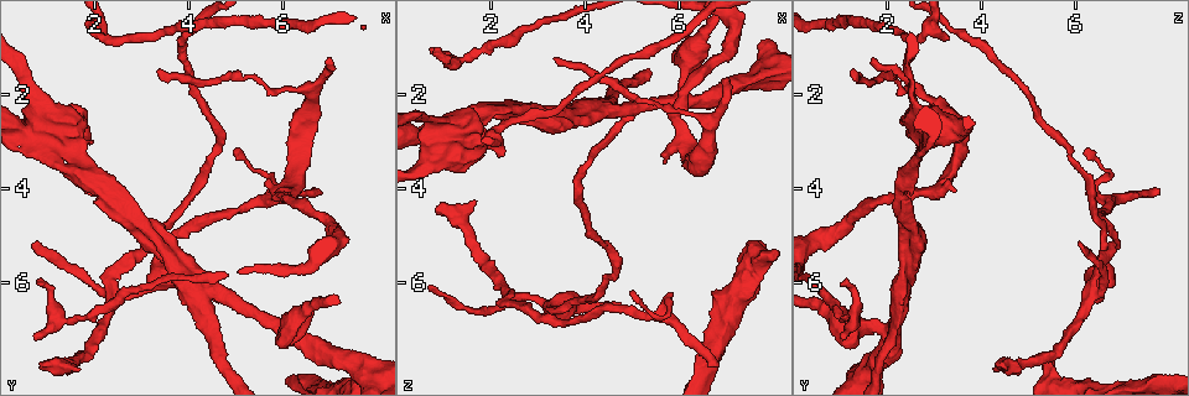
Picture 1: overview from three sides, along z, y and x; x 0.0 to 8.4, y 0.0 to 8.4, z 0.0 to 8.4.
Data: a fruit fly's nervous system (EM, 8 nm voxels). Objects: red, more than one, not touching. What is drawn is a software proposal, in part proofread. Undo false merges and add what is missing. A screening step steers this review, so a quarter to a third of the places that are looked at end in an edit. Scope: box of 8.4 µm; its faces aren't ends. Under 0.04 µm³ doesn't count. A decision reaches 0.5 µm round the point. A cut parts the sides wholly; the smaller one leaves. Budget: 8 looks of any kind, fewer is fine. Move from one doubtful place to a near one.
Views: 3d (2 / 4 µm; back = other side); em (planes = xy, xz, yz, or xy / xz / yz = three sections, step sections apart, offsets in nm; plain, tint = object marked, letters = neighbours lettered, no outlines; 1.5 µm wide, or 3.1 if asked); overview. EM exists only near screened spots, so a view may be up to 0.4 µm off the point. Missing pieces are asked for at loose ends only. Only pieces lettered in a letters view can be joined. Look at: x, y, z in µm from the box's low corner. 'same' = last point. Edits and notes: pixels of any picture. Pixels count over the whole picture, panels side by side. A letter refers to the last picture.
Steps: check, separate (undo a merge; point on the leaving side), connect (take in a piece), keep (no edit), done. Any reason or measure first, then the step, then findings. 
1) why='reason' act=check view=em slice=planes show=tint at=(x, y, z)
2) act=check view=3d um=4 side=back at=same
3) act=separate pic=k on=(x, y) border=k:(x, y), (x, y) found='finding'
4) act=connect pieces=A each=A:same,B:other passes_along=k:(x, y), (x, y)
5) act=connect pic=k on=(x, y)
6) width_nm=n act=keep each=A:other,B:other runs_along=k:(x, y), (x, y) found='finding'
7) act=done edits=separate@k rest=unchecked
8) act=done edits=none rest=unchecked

why='branch stops here' act=check view=em slice=xy step=4 show=tint at=(6.85, 4.10, 7.75)

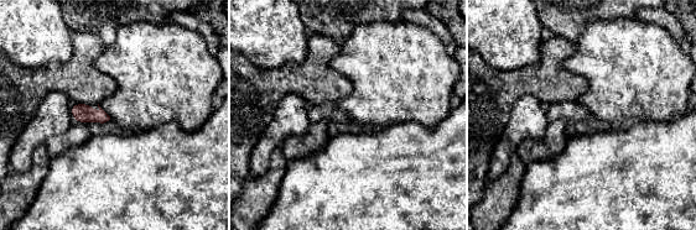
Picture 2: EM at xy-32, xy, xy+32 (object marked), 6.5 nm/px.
why='cut it another way' act=check view=em slice=planes show=letters at=same

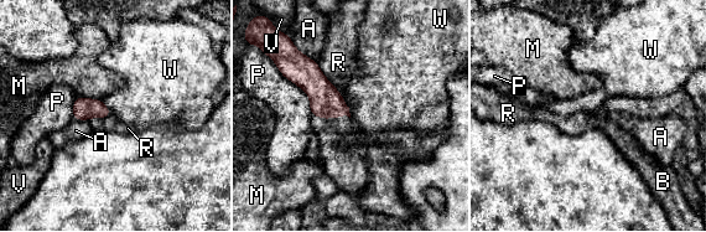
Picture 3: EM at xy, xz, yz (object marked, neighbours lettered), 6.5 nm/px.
act=keep each=A:other,B:other,M:other,P:other,R:other,V:other,W:other border=3:(100, 99), (113, 113) found='no lettered piece goes on from it'

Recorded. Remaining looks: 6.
why='branch stops here' act=check view=em slice=xy step=4 show=letters at=(4.80, 6.30, 6.40)

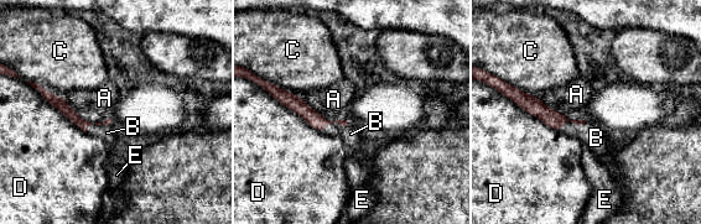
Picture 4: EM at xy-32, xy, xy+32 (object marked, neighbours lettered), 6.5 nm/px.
act=connect pieces=B each=A:other,B:same,C:other,D:other,E:other passes_along=4:(534, 107), (570, 120), (596, 137) found='it goes on there'

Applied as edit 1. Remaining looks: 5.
act=check view=overview

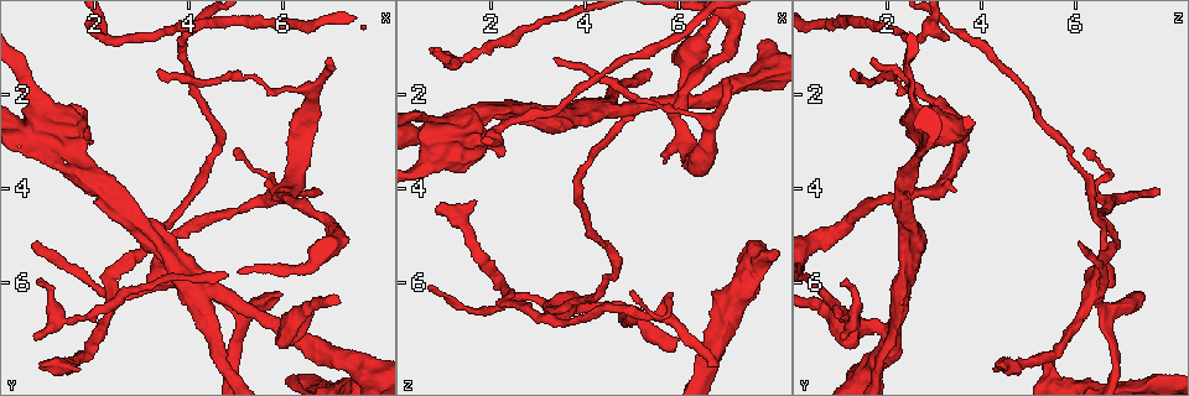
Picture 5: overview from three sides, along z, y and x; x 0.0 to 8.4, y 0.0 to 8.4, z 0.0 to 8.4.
act=check view=3d um=4 at=(0.85, 7.70, 4.40)

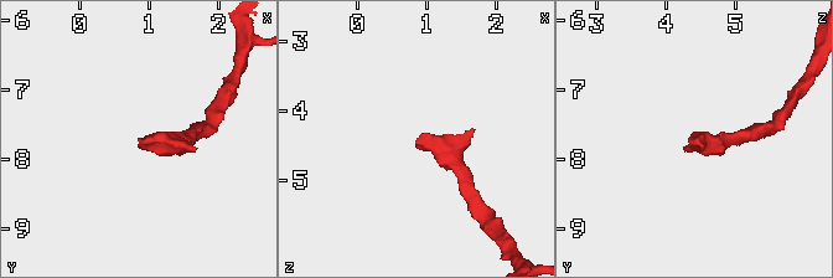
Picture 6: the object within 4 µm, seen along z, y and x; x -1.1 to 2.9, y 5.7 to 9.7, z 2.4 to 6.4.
why='need the tissue' act=check view=em slice=yz step=4 show=letters at=(0.90, 7.75, 4.30)

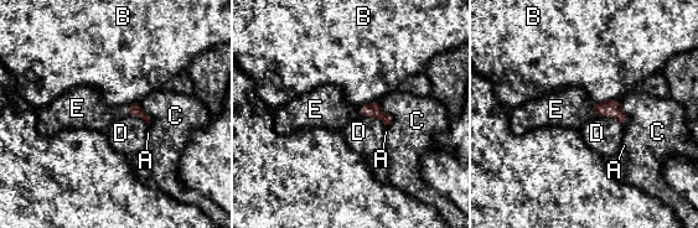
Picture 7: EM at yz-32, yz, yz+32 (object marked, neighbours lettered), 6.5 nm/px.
act=connect pieces=E each=A:other,B:other,C:other,D:other,E:same found='it goes on there'

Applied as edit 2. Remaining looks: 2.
act=done edits=connect@4,connect@7 rest=unchecked

